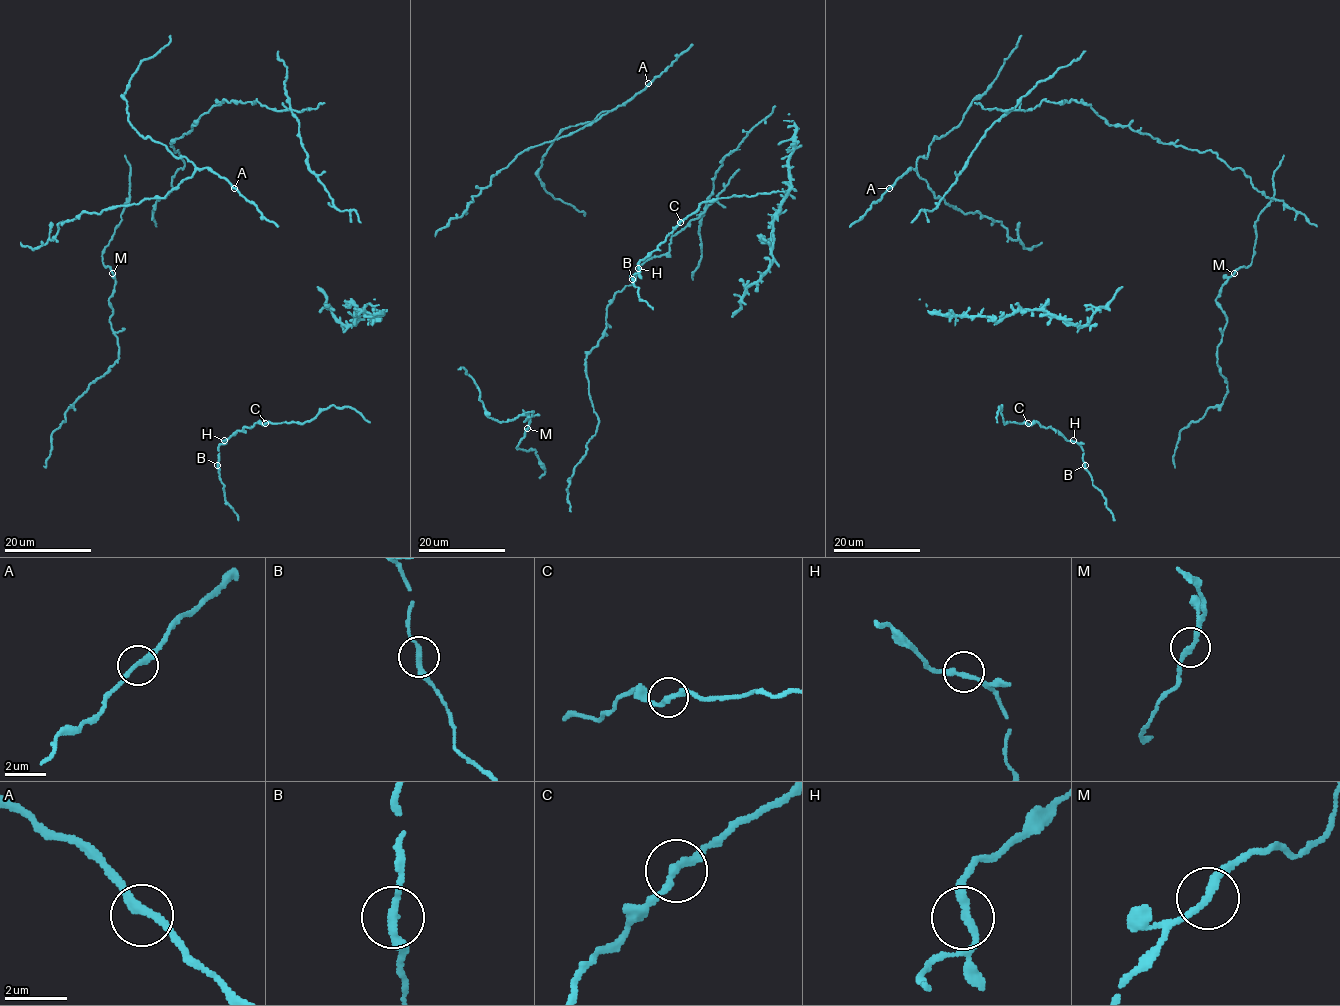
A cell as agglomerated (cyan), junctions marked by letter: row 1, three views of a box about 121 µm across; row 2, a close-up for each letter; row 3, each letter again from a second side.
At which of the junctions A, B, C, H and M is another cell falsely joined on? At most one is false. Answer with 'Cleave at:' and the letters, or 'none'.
Cleave at: none

